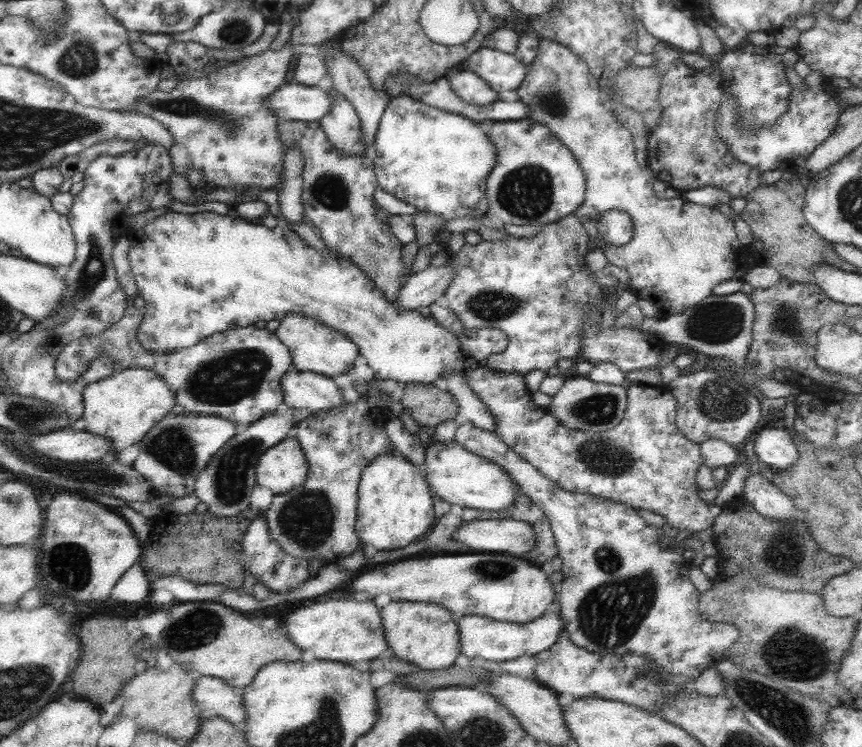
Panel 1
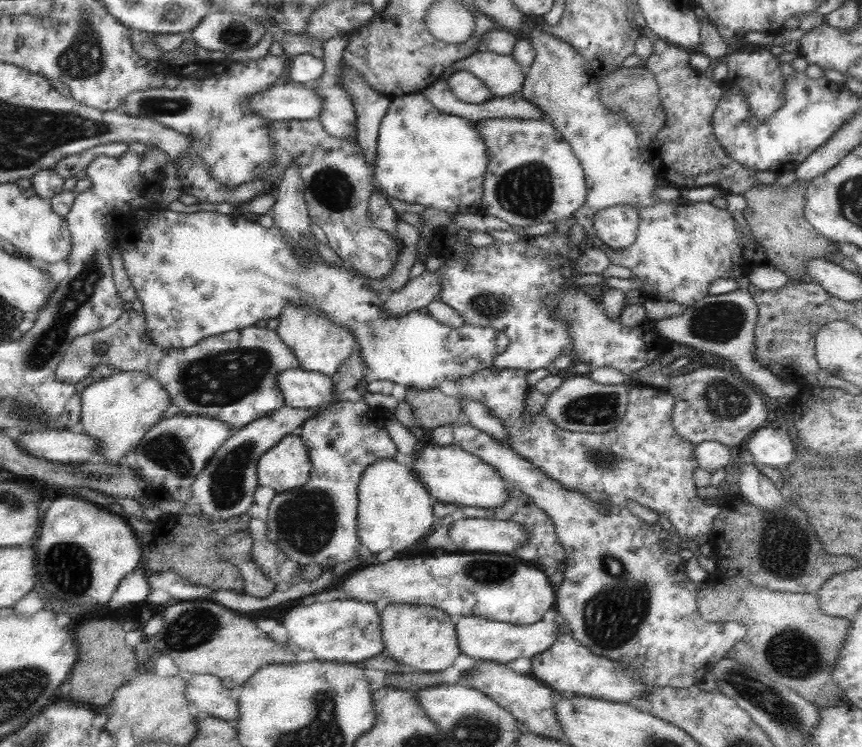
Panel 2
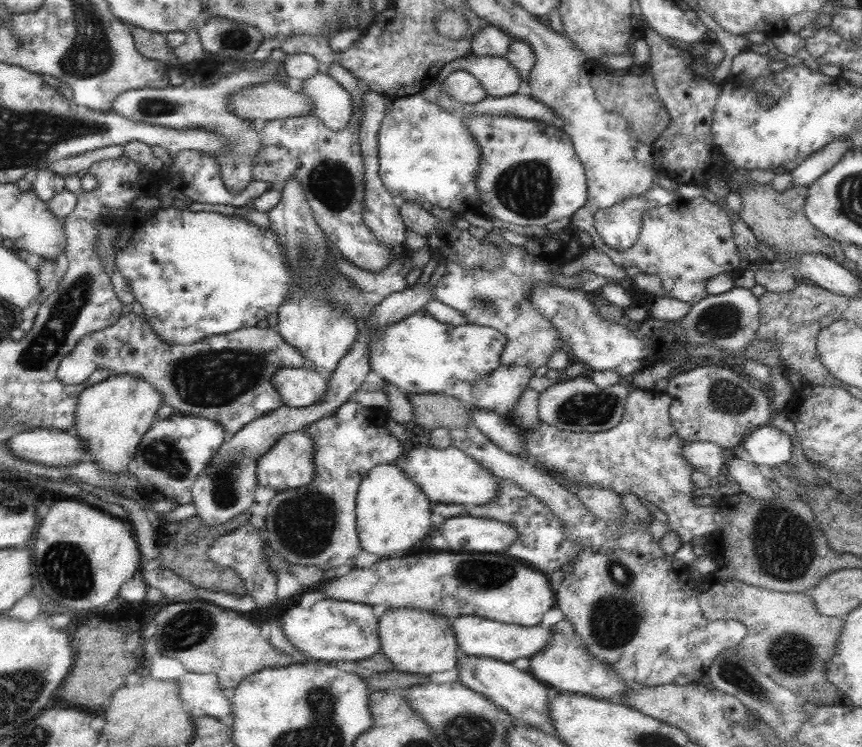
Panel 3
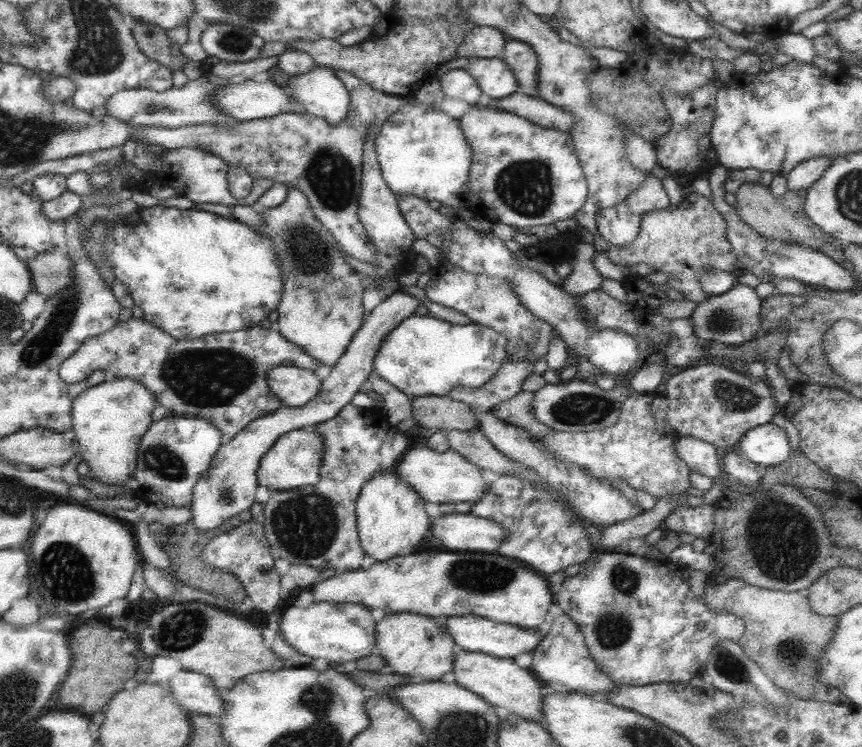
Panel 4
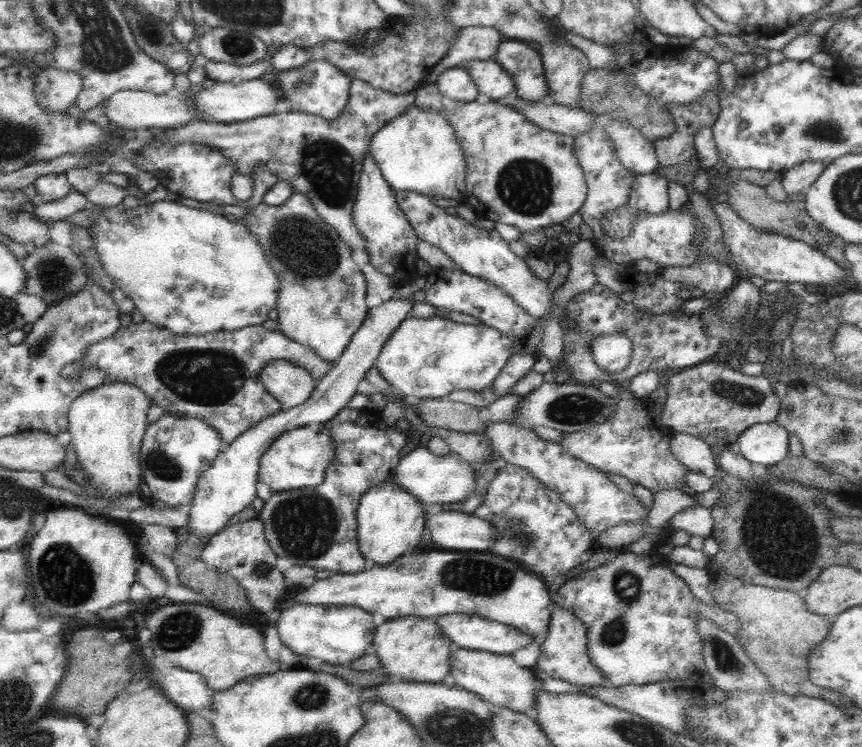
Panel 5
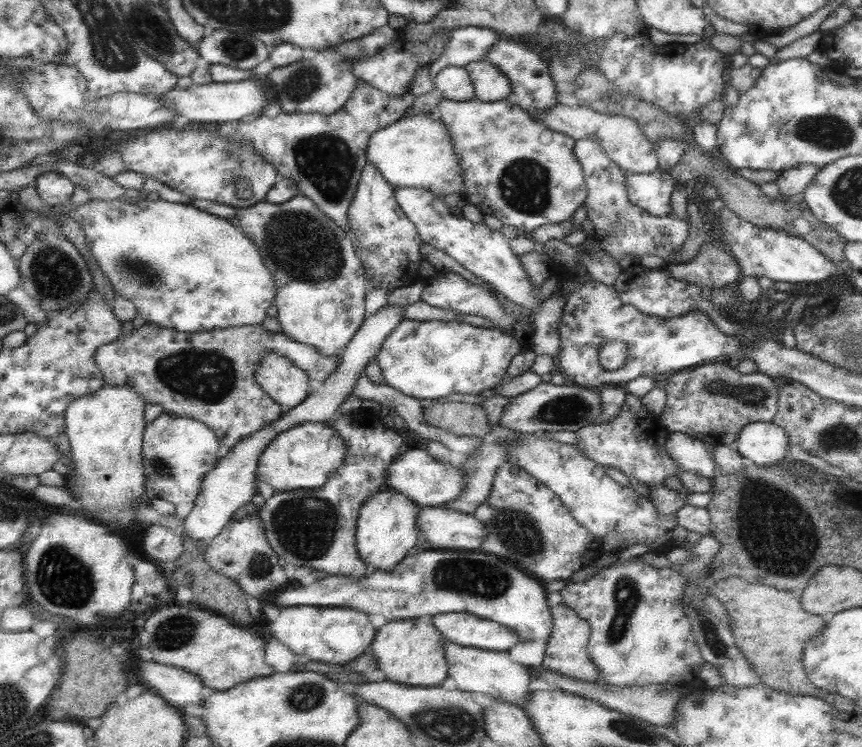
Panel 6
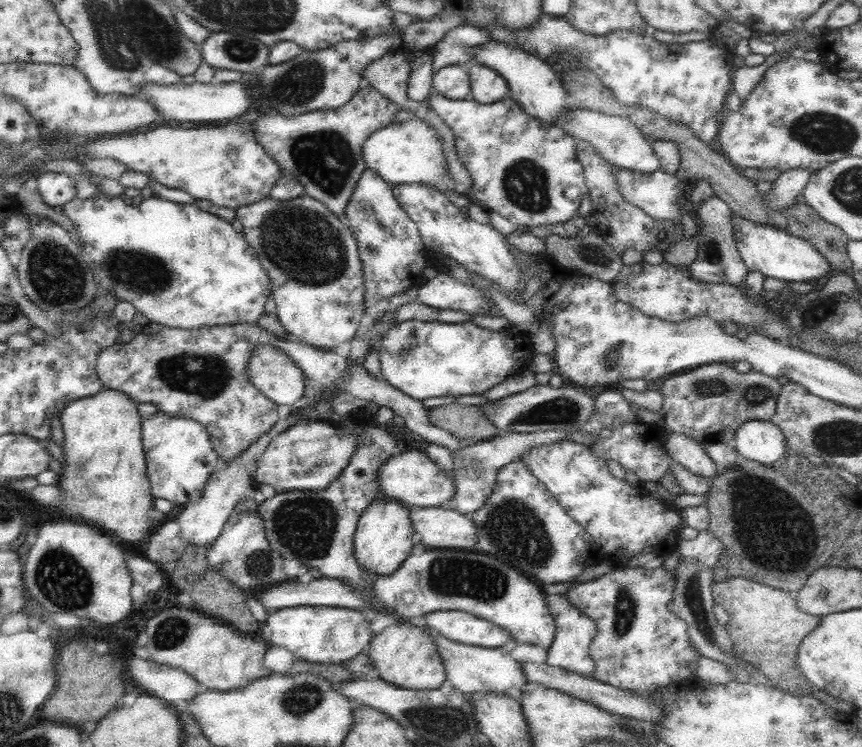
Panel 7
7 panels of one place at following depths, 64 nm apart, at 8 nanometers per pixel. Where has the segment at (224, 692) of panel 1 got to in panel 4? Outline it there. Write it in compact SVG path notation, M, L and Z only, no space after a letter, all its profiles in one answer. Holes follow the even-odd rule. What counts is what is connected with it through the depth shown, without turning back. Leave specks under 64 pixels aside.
M179 672L167 682L173 698L189 716L209 716L221 718L225 714L221 690L213 684L209 676L195 674L195 672Z

